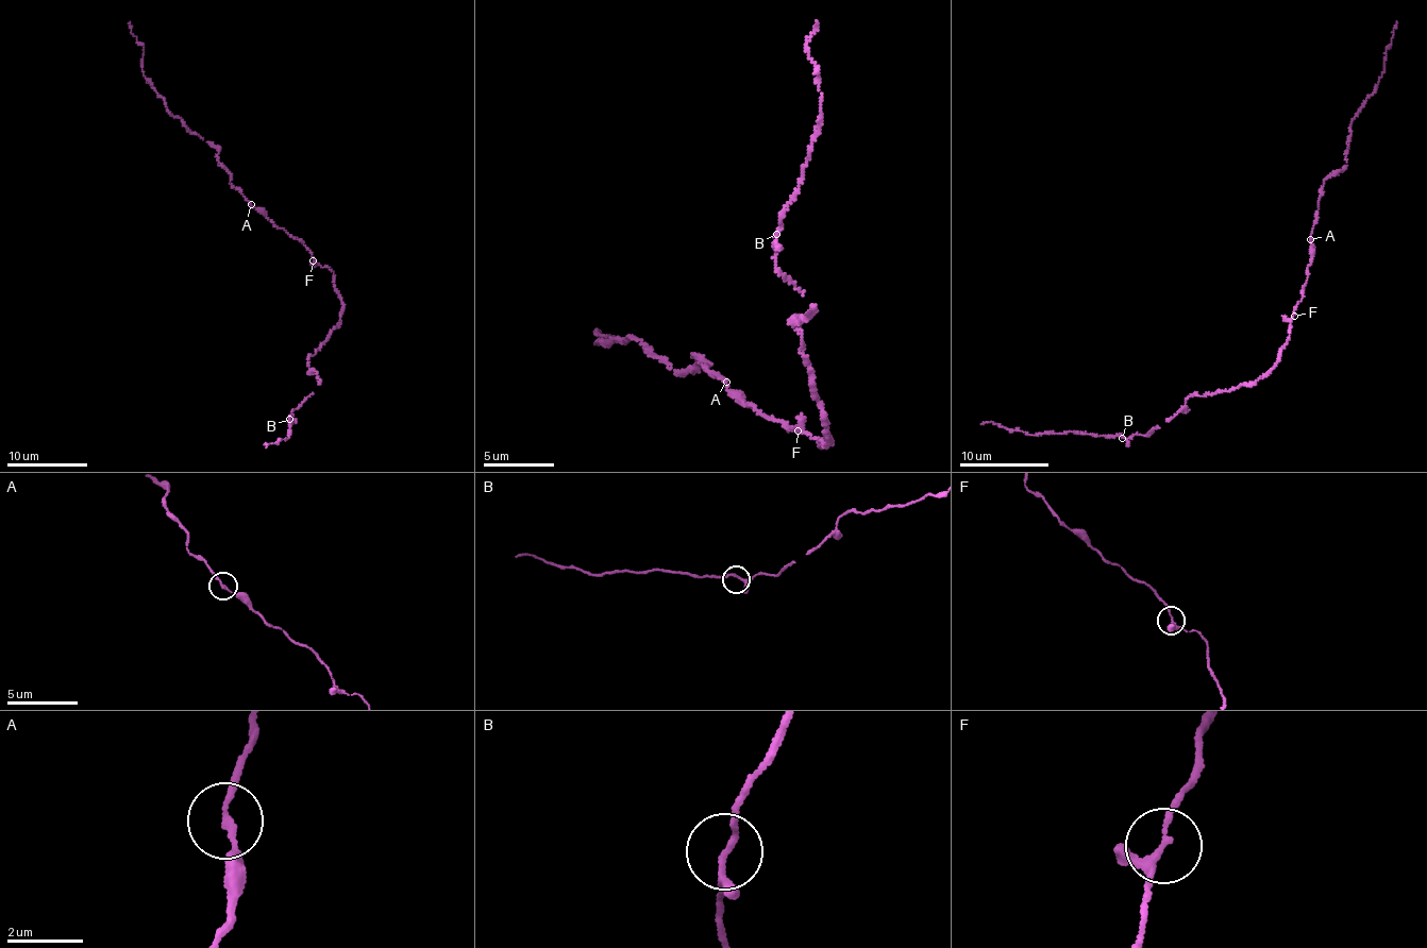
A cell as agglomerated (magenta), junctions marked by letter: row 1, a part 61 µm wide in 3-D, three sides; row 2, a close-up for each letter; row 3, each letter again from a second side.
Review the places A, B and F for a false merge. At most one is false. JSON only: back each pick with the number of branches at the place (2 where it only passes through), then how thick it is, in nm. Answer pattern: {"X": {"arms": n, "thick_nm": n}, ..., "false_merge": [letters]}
{"false_merge": []}

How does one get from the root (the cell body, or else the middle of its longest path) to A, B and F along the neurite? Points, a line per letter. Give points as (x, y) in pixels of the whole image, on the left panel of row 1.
A: (334, 277), (332, 271), (319, 265), (300, 240), (275, 226), (251, 204)
B: (334, 277), (342, 304), (338, 322), (309, 357), (319, 384), (289, 419)
F: (334, 277), (328, 267), (314, 260)

